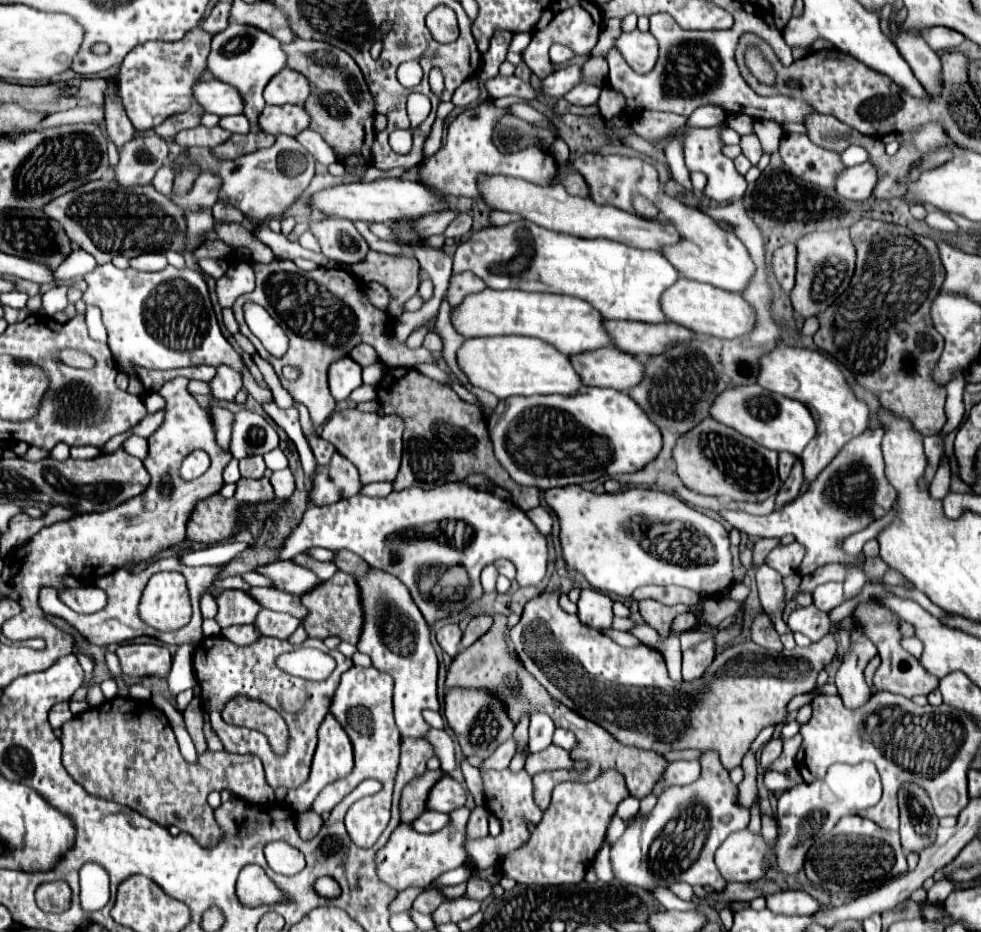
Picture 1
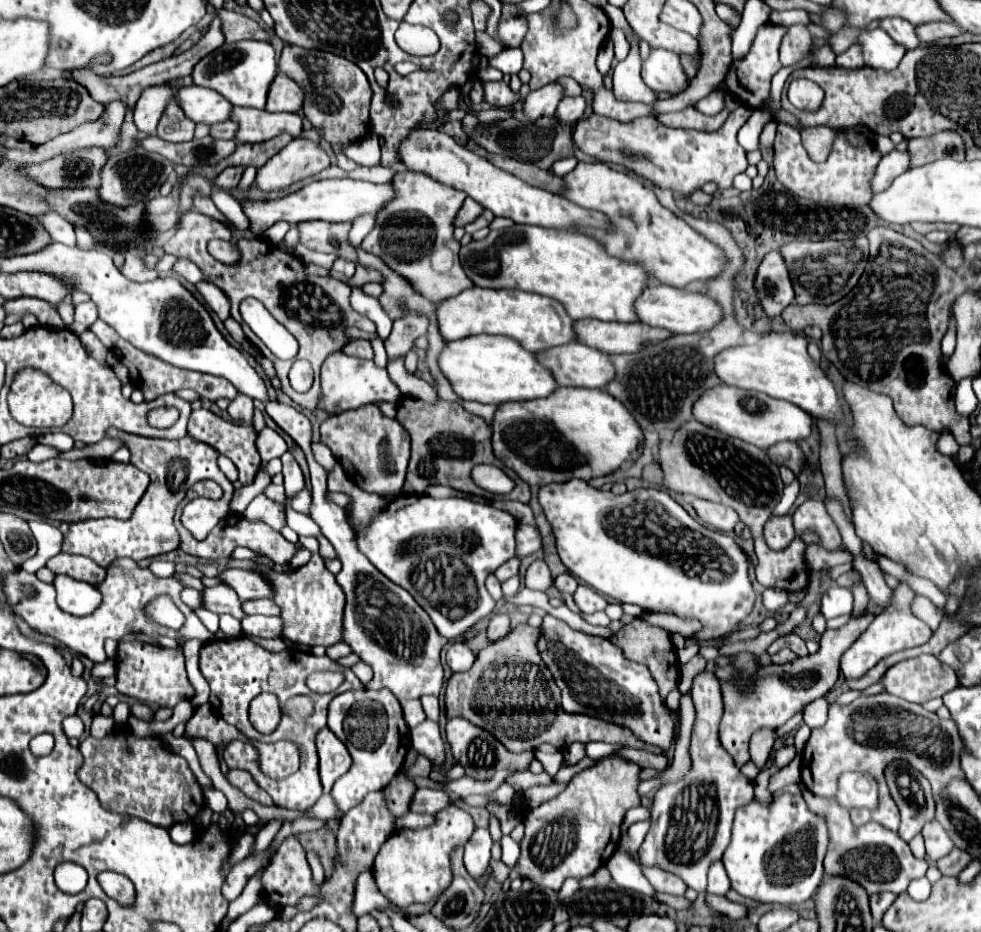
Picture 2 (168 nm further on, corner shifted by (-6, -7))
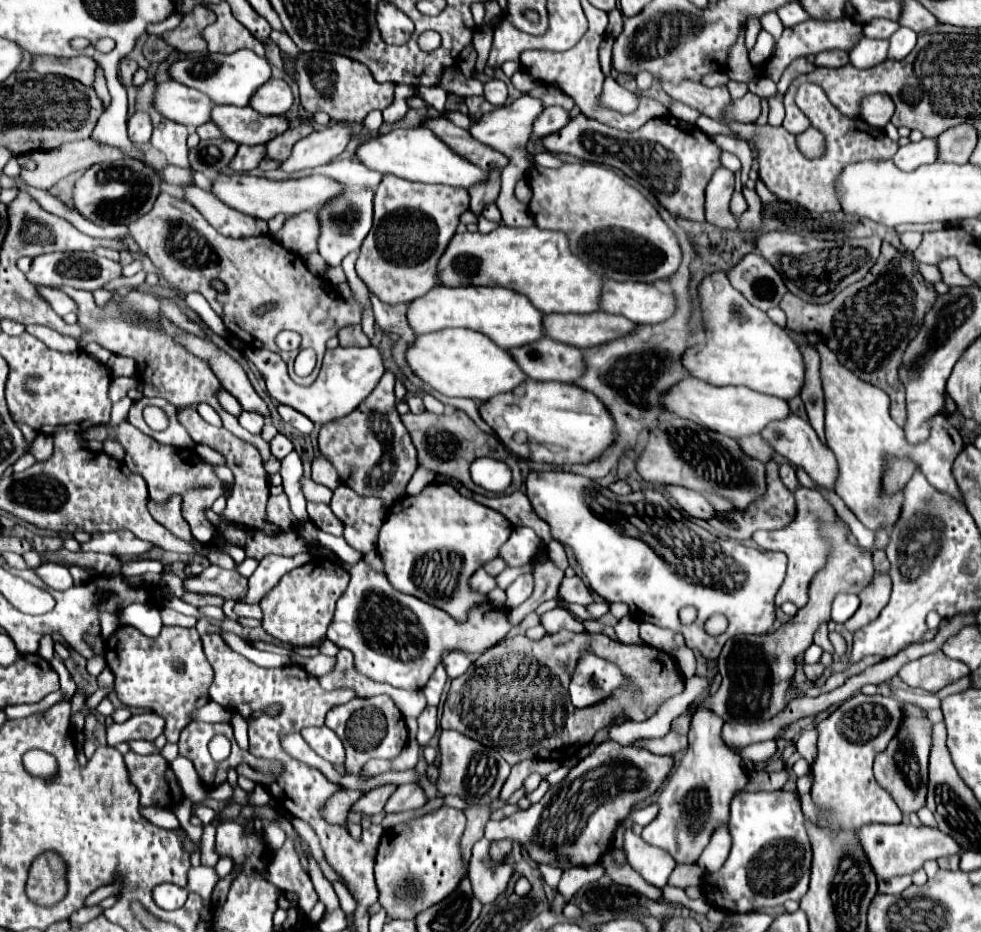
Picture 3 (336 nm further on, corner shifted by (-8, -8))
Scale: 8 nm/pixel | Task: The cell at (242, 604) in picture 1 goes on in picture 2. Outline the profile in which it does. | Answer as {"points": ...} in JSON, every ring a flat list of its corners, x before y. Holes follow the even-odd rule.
{"points":[[217,585,217,587,207,587,201,591,203,597,203,607,221,615,221,613,229,613,235,619,243,619,245,613,241,609,241,601,235,595,235,591,227,585]]}

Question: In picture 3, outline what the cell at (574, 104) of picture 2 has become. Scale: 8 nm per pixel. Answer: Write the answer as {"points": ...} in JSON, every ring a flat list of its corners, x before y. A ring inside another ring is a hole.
{"points":[[549,106,545,108,545,112,541,112,541,116,537,118,537,124,533,124,533,136,537,138,549,136,559,128,563,128,565,124,569,124,569,120,571,120,571,114,565,108]]}

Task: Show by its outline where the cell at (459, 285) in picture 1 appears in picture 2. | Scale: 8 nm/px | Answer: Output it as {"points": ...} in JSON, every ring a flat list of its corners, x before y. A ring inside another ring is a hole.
{"points":[[397,171,391,179,395,187,395,201,387,203,375,217,375,227,363,239,361,247,367,253,377,255,411,283,411,287,435,303,459,295,459,291,473,287,459,263,459,241,453,237,453,221,465,201,465,193,443,183,437,183,425,175,411,171]]}

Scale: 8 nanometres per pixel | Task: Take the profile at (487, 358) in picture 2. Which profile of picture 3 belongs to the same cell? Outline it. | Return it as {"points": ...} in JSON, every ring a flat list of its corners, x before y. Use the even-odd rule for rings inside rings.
{"points":[[463,328,417,336,415,344,407,352,407,362,421,380,431,384,441,394,473,398,479,402,487,402,497,394,511,392,527,380,525,372,521,372,509,350,503,350,481,332]]}

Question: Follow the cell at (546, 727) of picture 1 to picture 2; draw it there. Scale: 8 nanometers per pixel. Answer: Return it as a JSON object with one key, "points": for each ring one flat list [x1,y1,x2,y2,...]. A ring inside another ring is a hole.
{"points":[[541,745,537,751,535,751,537,759,543,763,545,771,550,776,555,776,555,773,559,771,561,767,561,761,563,761,563,753,559,749,555,749,553,745]]}

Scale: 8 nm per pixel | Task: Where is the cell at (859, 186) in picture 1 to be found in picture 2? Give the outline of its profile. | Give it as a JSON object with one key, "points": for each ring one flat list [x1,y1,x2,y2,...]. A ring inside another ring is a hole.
{"points":[[891,151,891,153,887,153,881,159,881,163,879,163,877,171,875,171,875,177,873,177,873,183,871,183,873,193,887,189,897,175,901,175,903,171,909,169,909,161,911,161,911,157,907,155,907,151]]}

